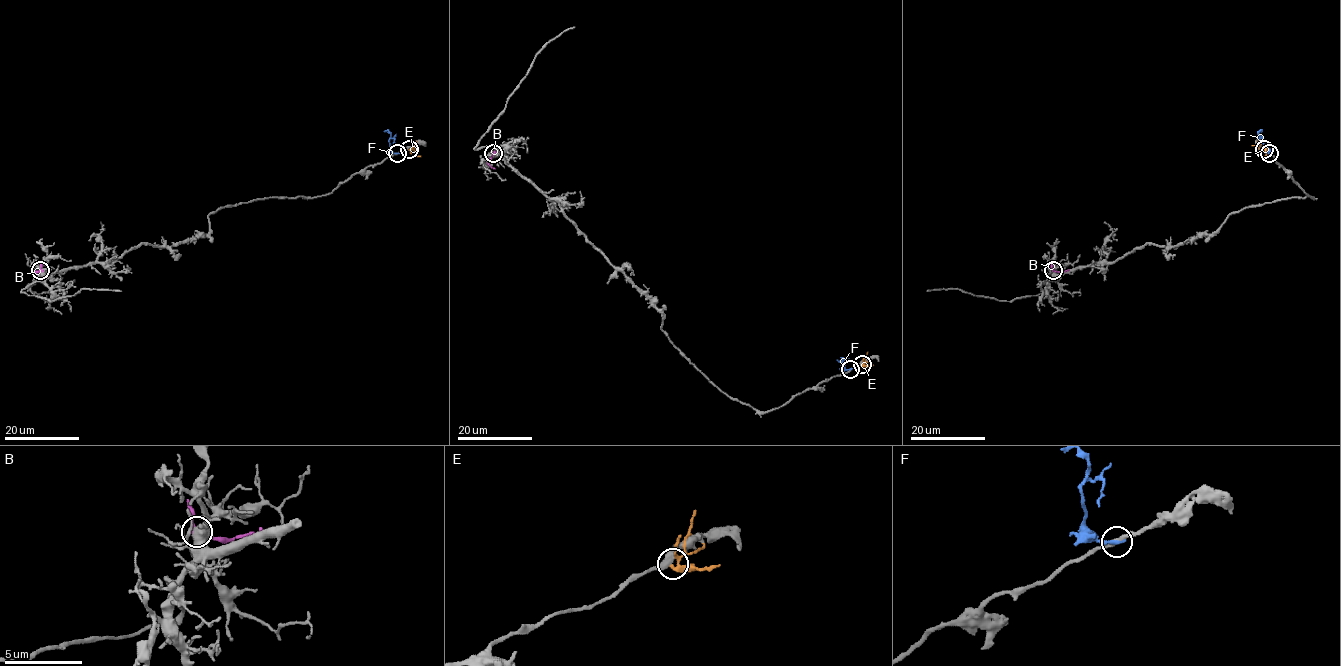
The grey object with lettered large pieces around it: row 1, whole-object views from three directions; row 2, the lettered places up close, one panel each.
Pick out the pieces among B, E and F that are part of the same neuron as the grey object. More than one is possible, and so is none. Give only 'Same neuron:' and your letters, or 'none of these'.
Same neuron: B

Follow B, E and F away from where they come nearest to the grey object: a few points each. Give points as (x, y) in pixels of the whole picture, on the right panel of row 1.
B: (1053, 270), (1069, 269)
E: (1265, 149), (1252, 145)
F: (1268, 154), (1260, 131)

